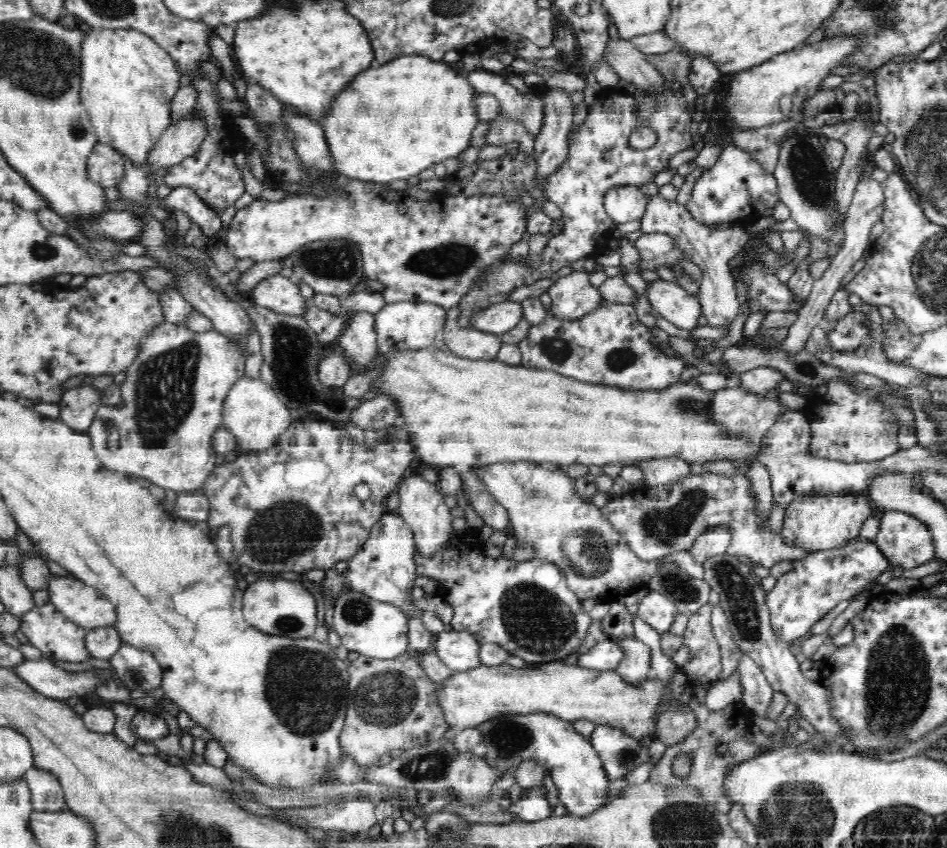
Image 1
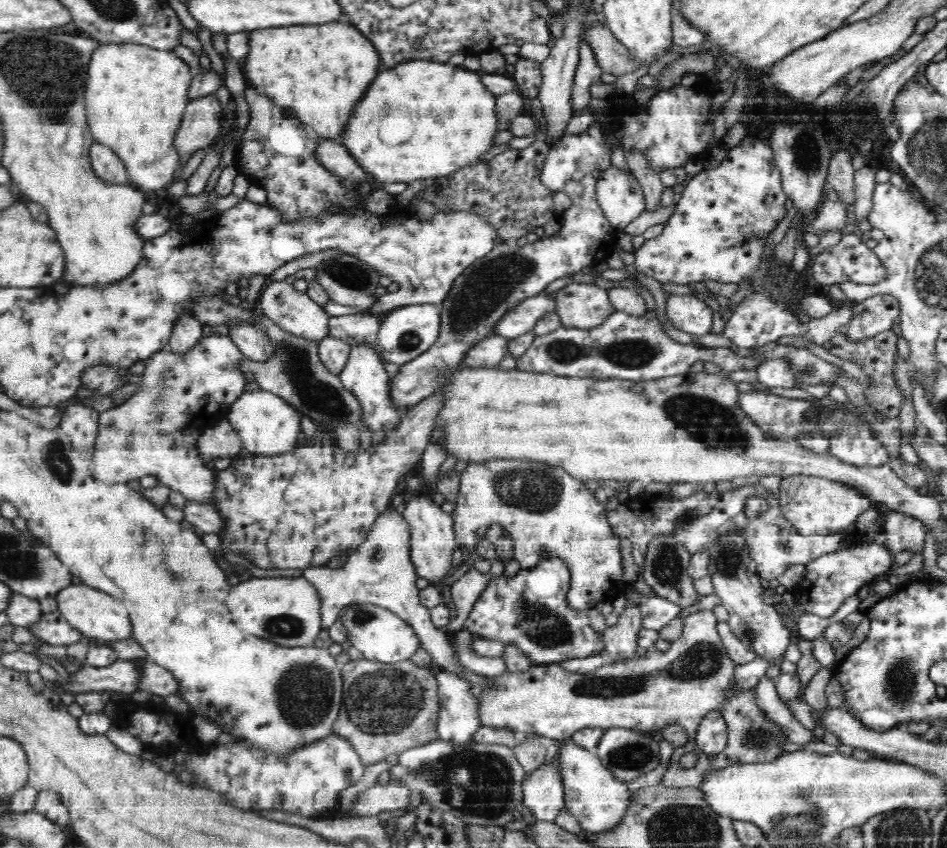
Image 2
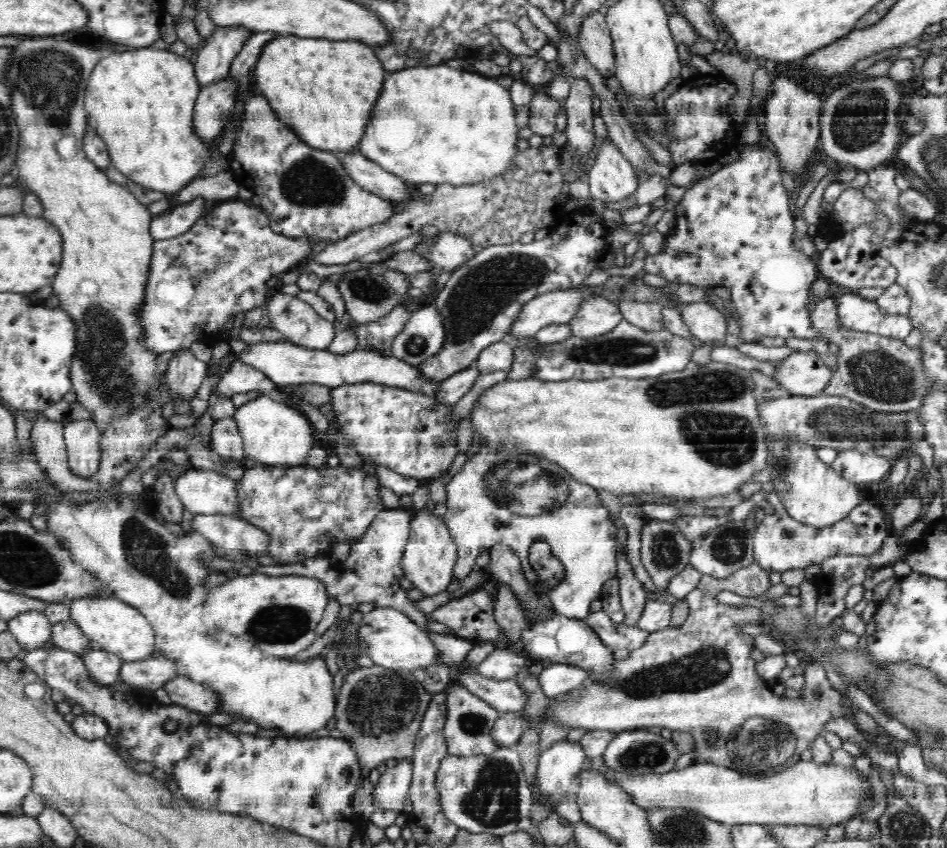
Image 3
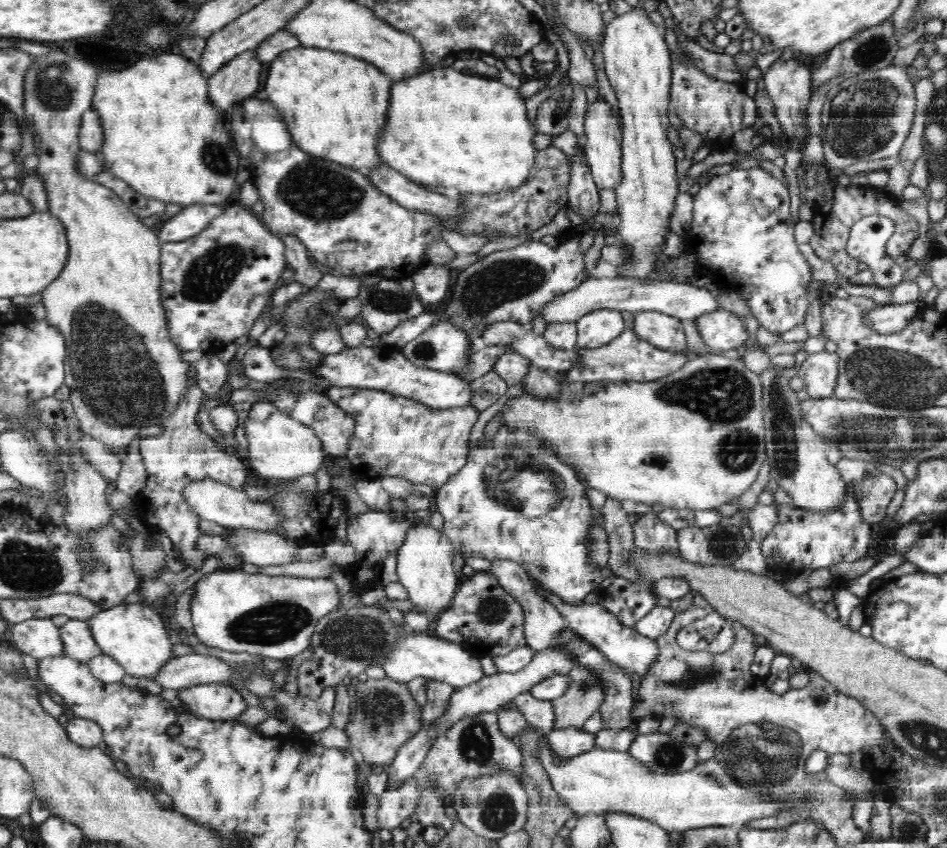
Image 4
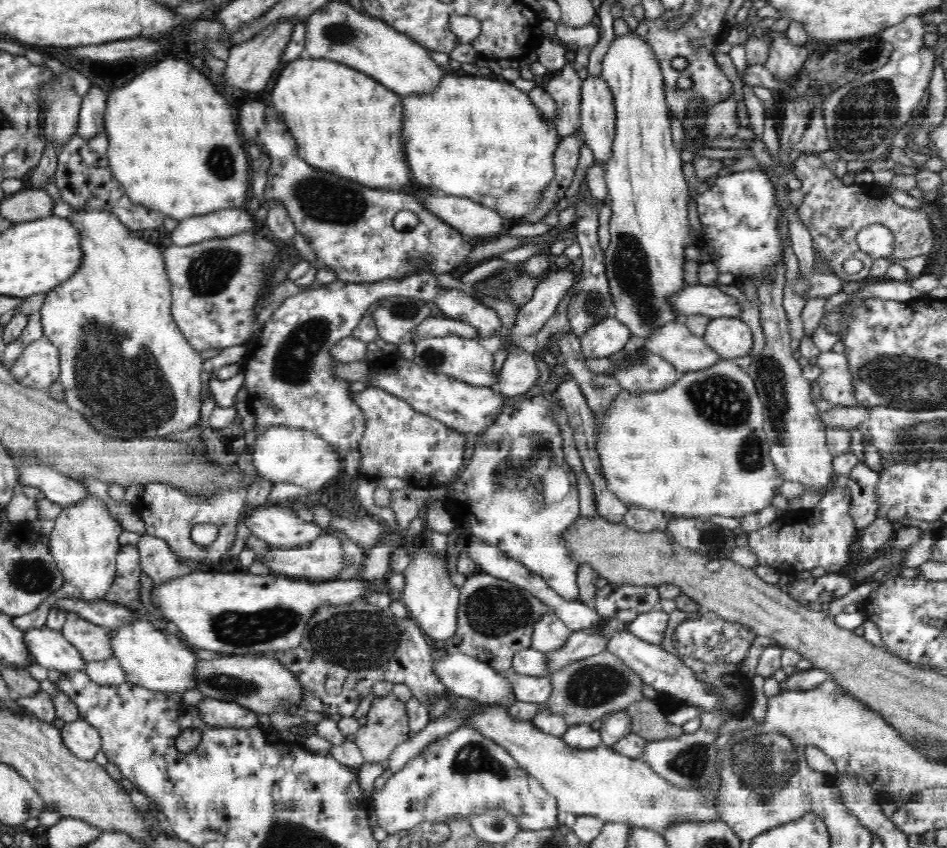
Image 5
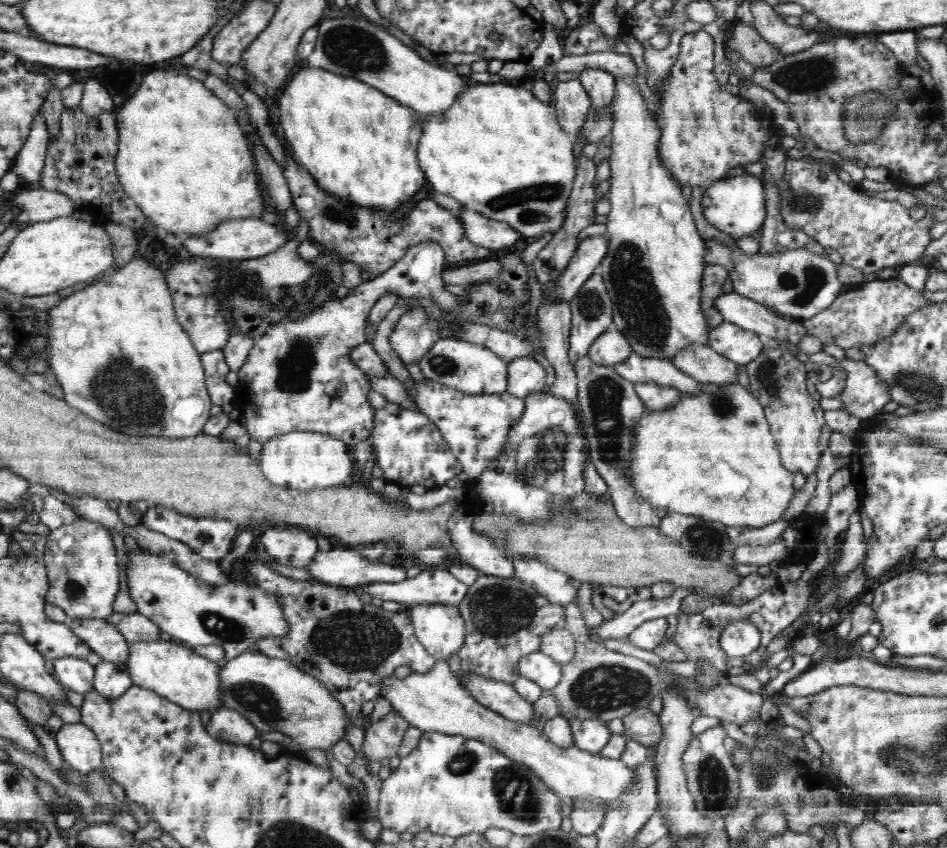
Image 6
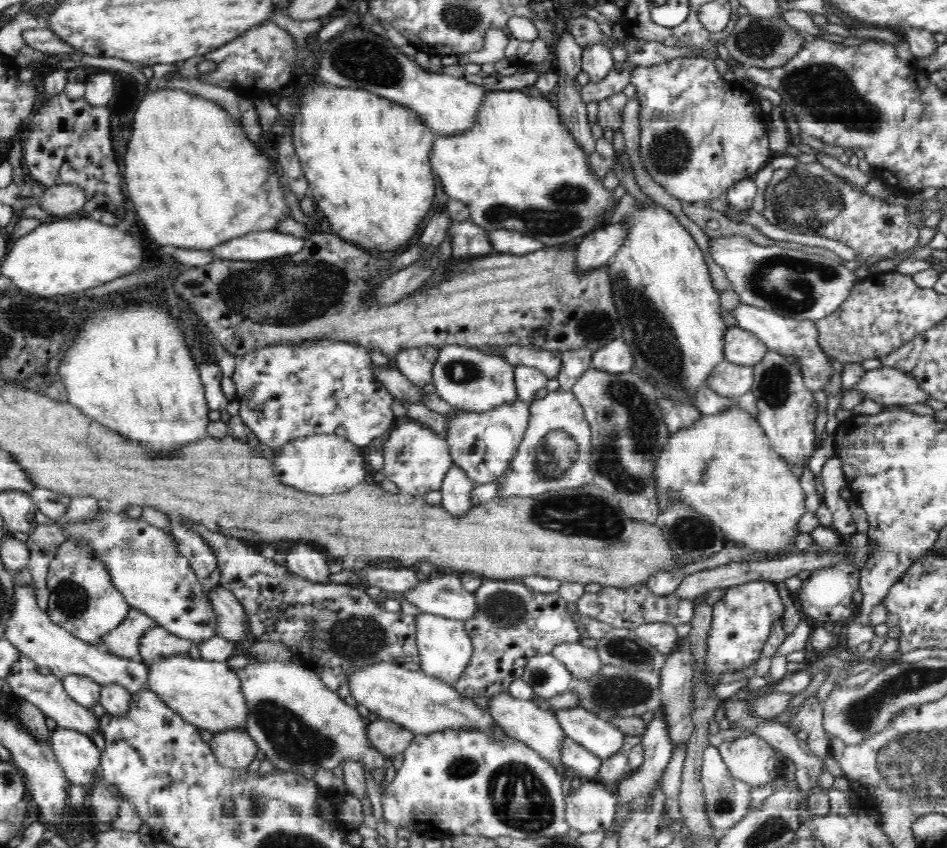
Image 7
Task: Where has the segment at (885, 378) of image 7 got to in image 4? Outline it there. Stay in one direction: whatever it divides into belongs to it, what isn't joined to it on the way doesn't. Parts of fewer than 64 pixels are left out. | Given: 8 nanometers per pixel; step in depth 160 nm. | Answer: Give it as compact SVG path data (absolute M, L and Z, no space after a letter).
M821 351L809 354L800 366L798 377L806 384L804 390L811 398L834 396L840 377L838 358L836 353Z

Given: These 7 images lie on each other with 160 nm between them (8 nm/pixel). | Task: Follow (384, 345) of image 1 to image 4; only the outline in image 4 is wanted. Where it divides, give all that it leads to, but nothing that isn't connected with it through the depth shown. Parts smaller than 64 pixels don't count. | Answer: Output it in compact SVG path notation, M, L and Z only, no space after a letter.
M444 320L400 348L400 352L419 368L460 375L473 356L469 352L472 348L468 336Z

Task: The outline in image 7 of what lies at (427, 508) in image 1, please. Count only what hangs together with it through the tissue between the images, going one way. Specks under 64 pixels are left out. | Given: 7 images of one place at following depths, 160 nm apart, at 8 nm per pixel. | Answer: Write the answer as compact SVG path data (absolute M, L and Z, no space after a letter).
M422 613L416 616L416 640L421 671L428 676L438 676L455 687L472 656L472 639L466 632L464 621Z

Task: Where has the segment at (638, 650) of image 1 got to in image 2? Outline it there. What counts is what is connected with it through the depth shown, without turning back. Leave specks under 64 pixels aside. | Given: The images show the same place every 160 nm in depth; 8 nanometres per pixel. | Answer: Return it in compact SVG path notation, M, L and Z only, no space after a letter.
M625 602L625 609L619 614L615 625L606 627L601 642L606 652L616 661L637 656L637 636L642 630L640 604Z

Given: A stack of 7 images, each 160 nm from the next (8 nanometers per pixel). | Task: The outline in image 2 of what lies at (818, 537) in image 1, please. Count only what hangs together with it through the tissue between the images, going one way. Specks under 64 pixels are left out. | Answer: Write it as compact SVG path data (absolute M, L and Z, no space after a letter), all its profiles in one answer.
M792 475L781 477L777 491L784 518L802 536L836 535L852 527L859 516L874 505L866 495L845 484L817 476Z

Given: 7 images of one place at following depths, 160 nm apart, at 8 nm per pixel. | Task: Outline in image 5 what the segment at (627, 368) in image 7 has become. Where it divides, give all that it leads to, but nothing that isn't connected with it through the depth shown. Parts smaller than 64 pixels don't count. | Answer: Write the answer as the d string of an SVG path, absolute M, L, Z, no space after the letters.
M614 316L590 325L585 336L580 338L583 355L586 358L609 357L621 352L630 340L628 326Z

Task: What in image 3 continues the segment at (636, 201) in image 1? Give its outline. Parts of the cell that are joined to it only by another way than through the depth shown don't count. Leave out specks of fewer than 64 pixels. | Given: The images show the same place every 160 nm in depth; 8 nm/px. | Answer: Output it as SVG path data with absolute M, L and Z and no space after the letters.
M606 137L598 146L596 162L588 171L590 196L602 202L618 202L636 192L640 178L632 163Z

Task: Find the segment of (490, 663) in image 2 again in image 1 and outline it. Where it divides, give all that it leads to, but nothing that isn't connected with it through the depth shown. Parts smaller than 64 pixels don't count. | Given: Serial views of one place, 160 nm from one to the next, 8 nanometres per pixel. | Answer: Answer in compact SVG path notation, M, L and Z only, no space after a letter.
M452 629L436 634L434 650L453 672L464 672L482 665L480 645L468 631Z

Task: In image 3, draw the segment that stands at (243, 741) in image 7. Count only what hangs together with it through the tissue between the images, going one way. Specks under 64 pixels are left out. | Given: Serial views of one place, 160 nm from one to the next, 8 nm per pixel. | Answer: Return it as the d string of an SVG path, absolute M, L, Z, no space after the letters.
M182 675L168 680L163 685L173 703L186 707L191 711L196 711L202 715L218 713L220 699L216 696L216 691L210 687L204 687L188 677Z

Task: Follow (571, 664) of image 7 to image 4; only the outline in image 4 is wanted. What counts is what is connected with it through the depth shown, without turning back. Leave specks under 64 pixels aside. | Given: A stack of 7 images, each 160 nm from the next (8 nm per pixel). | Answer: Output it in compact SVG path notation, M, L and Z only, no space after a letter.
M493 560L490 568L487 569L496 576L499 586L510 594L516 602L520 603L520 607L524 609L524 630L527 645L536 653L543 651L552 644L552 640L567 629L567 620L554 608L553 604L546 601L542 594L538 593L538 587L532 585L529 573L524 570L523 565L518 564L514 560Z

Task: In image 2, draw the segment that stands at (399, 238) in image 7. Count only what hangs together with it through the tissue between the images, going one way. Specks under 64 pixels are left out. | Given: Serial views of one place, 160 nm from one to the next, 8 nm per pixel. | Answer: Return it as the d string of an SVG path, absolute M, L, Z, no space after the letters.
M347 20L252 30L248 32L248 37L250 52L241 65L247 84L281 107L294 112L292 116L298 118L304 126L311 126L320 138L339 141L344 134L344 124L348 124L348 116L352 116L352 108L357 108L365 89L372 84L372 78L376 78L376 72L380 70L380 55L371 41Z

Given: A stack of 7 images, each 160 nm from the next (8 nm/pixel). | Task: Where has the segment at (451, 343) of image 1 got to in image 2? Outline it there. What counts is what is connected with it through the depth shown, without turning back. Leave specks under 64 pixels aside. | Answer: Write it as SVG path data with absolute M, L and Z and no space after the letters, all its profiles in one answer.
M499 335L483 339L469 351L463 365L472 369L497 367L509 353L508 342L506 337Z

